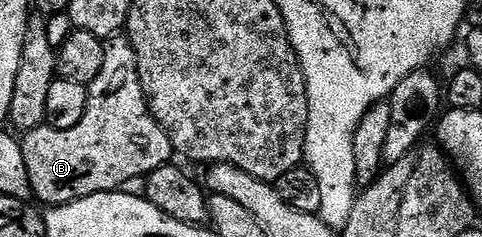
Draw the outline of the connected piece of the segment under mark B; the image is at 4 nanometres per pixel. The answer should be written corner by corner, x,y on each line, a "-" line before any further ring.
120,33
112,35
103,45
103,60
101,61
101,73
97,73
97,77
87,88
87,96
89,97
89,105
85,109
85,117
81,117
78,125
73,125
73,129
53,129
46,125
33,128
22,136
21,142
24,151
26,168
29,171
29,185
32,186
32,193
36,200
47,203
48,208
59,207
63,203
77,203
81,197
89,197
97,193
105,193
106,191
118,191
126,188
126,183
131,183
134,179
142,180
149,173
153,173
153,169
168,166
172,162
173,148
169,137
165,133
165,129
161,129
158,121
152,117
151,110
147,104
145,93
141,89
141,81
139,80
139,70
137,69
137,53
133,53
133,45
127,39
126,34

